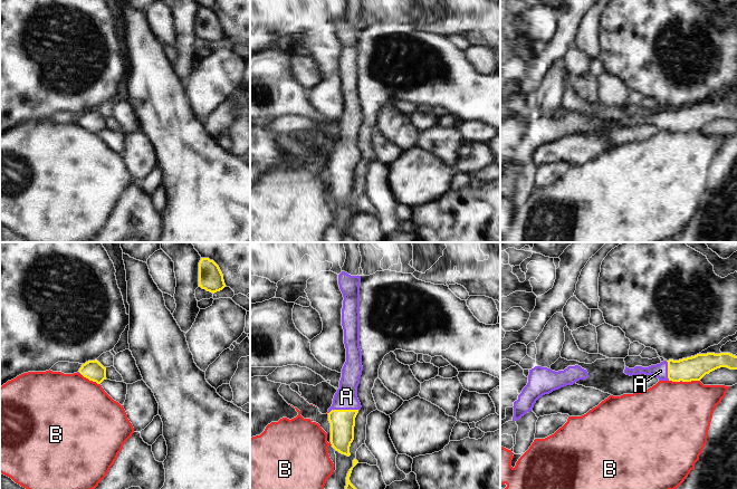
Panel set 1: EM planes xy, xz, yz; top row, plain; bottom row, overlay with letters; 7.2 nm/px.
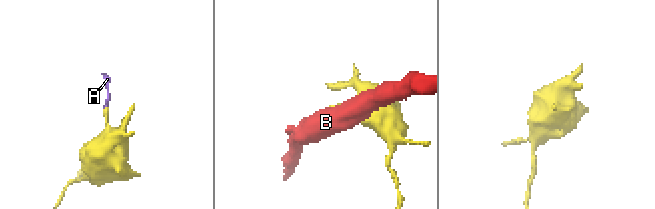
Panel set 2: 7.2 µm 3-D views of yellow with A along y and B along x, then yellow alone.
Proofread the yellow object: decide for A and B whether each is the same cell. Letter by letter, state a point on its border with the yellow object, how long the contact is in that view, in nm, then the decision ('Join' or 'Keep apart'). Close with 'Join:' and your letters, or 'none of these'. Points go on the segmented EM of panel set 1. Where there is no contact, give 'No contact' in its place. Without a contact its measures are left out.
A: Touches yellow at xz (343, 410). Shared border 220 nm. Join
B: Touches yellow at xy (91, 380). Shared border 150 nm. Keep apart
Join: A

